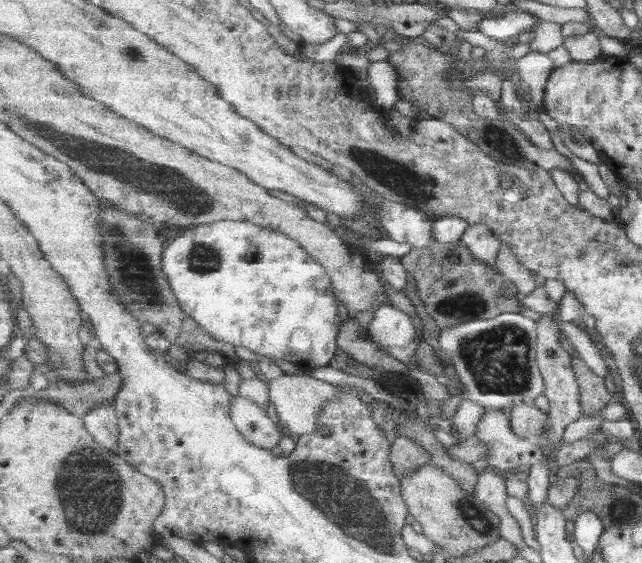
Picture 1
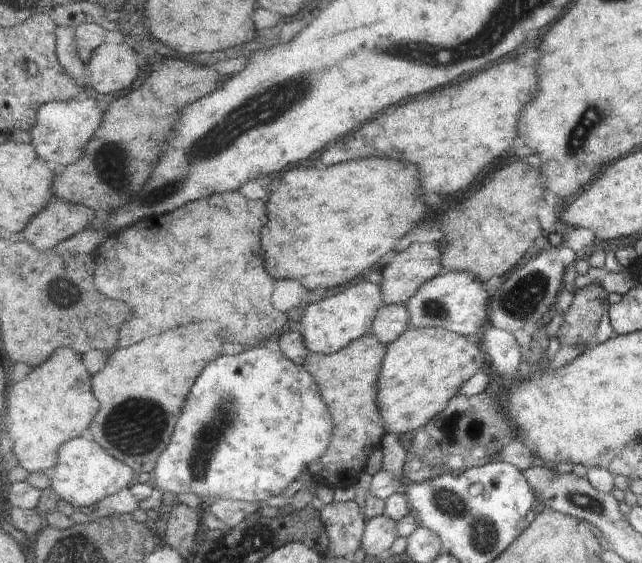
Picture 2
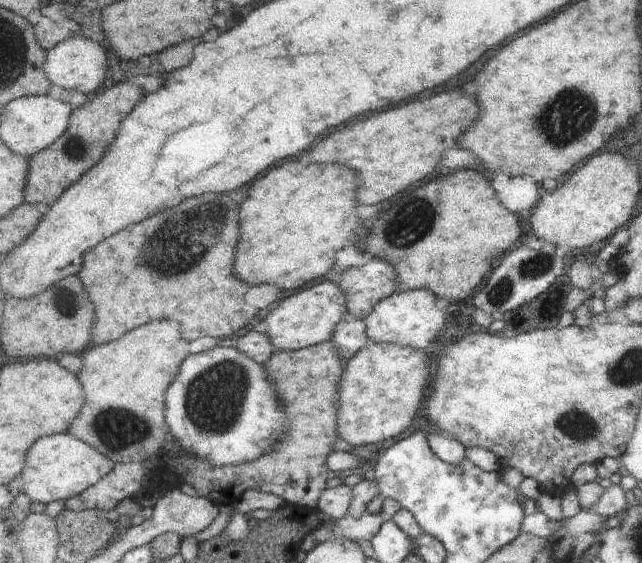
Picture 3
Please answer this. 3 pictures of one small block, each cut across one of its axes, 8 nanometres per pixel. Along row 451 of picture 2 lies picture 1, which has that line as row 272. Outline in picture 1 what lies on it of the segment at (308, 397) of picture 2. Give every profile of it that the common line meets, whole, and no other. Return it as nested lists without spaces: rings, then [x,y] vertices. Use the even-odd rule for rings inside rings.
[[[227,220],[203,224],[203,226],[187,227],[183,234],[167,245],[164,251],[163,271],[169,277],[171,287],[178,295],[183,310],[191,316],[210,336],[216,340],[228,342],[235,346],[243,346],[255,354],[266,357],[282,358],[298,367],[301,372],[309,373],[313,367],[327,366],[335,352],[337,352],[337,340],[341,328],[341,316],[339,316],[339,302],[335,295],[334,282],[331,275],[315,258],[294,238],[281,234],[275,230],[258,226],[253,222],[237,222]]]

